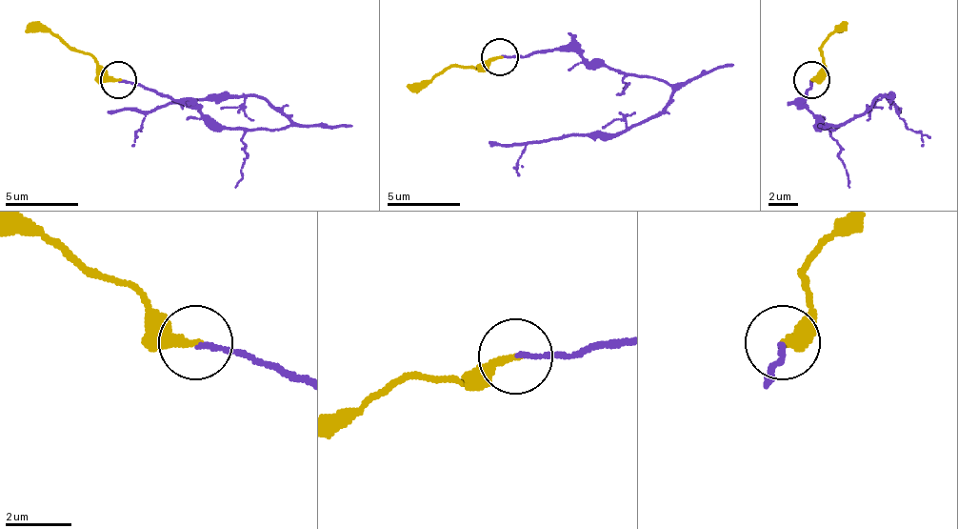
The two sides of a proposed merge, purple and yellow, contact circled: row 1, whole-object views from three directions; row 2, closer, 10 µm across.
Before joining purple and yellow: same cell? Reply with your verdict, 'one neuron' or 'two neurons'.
one neuron

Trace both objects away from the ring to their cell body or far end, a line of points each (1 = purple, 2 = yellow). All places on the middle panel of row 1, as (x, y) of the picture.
1: (499, 57), (579, 50), (670, 87), (660, 112), (623, 131), (547, 138), (513, 168)
2: (499, 57), (469, 69), (448, 65), (426, 83), (407, 87)

